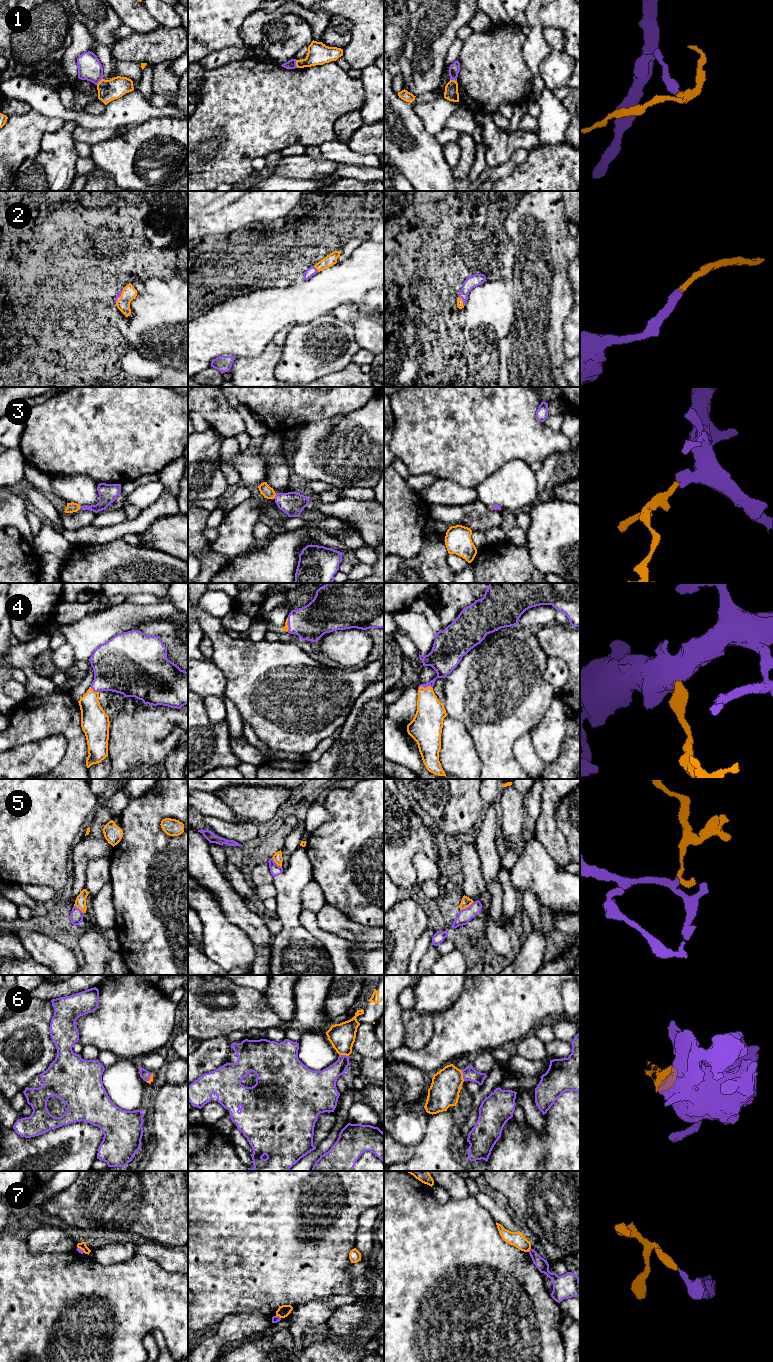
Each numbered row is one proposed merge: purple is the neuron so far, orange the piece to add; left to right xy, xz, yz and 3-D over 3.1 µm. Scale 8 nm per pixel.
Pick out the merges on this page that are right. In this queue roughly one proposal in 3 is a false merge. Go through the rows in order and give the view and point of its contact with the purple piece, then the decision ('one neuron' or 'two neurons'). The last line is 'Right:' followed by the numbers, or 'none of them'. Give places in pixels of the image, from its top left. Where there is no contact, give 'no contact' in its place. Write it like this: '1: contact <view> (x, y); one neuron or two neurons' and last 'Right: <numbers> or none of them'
1: contact xz (295, 64); two neurons
2: contact yz (463, 301); one neuron
3: contact xz (275, 496); one neuron
4: contact yz (424, 687); one neuron
5: contact yz (467, 907); two neurons
6: contact yz (463, 1075); one neuron
7: contact yz (529, 1250); two neurons
Right: 2, 3, 4, 6

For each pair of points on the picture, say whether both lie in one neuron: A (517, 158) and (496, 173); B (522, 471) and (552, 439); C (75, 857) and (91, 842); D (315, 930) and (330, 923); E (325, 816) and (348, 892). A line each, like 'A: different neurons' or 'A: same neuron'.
A: same neuron
B: different neurons
C: same neuron
D: different neurons
E: different neurons

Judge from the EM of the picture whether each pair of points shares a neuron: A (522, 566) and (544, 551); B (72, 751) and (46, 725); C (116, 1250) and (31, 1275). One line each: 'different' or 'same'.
A: different
B: same
C: different

